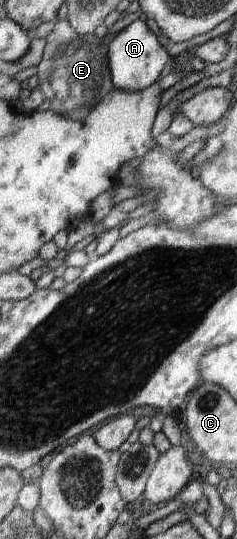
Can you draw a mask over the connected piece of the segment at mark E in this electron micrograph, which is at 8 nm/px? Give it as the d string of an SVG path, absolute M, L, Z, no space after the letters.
M68 18L57 20L53 31L45 39L45 52L37 64L39 90L51 102L50 109L71 120L85 118L111 88L114 88L107 58L107 45L94 33L79 36L71 28Z

